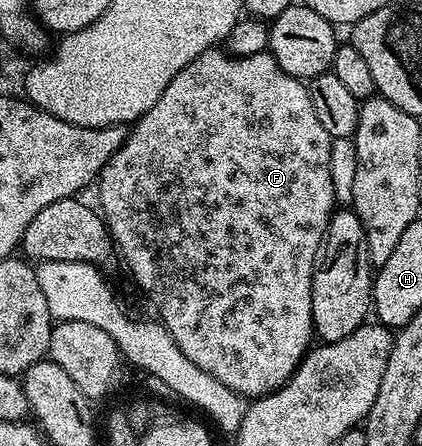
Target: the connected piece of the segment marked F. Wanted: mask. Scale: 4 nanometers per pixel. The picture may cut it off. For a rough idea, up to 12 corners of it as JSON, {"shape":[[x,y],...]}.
{"shape":[[195,58],[95,181],[179,350],[243,398],[315,340],[311,94]]}

